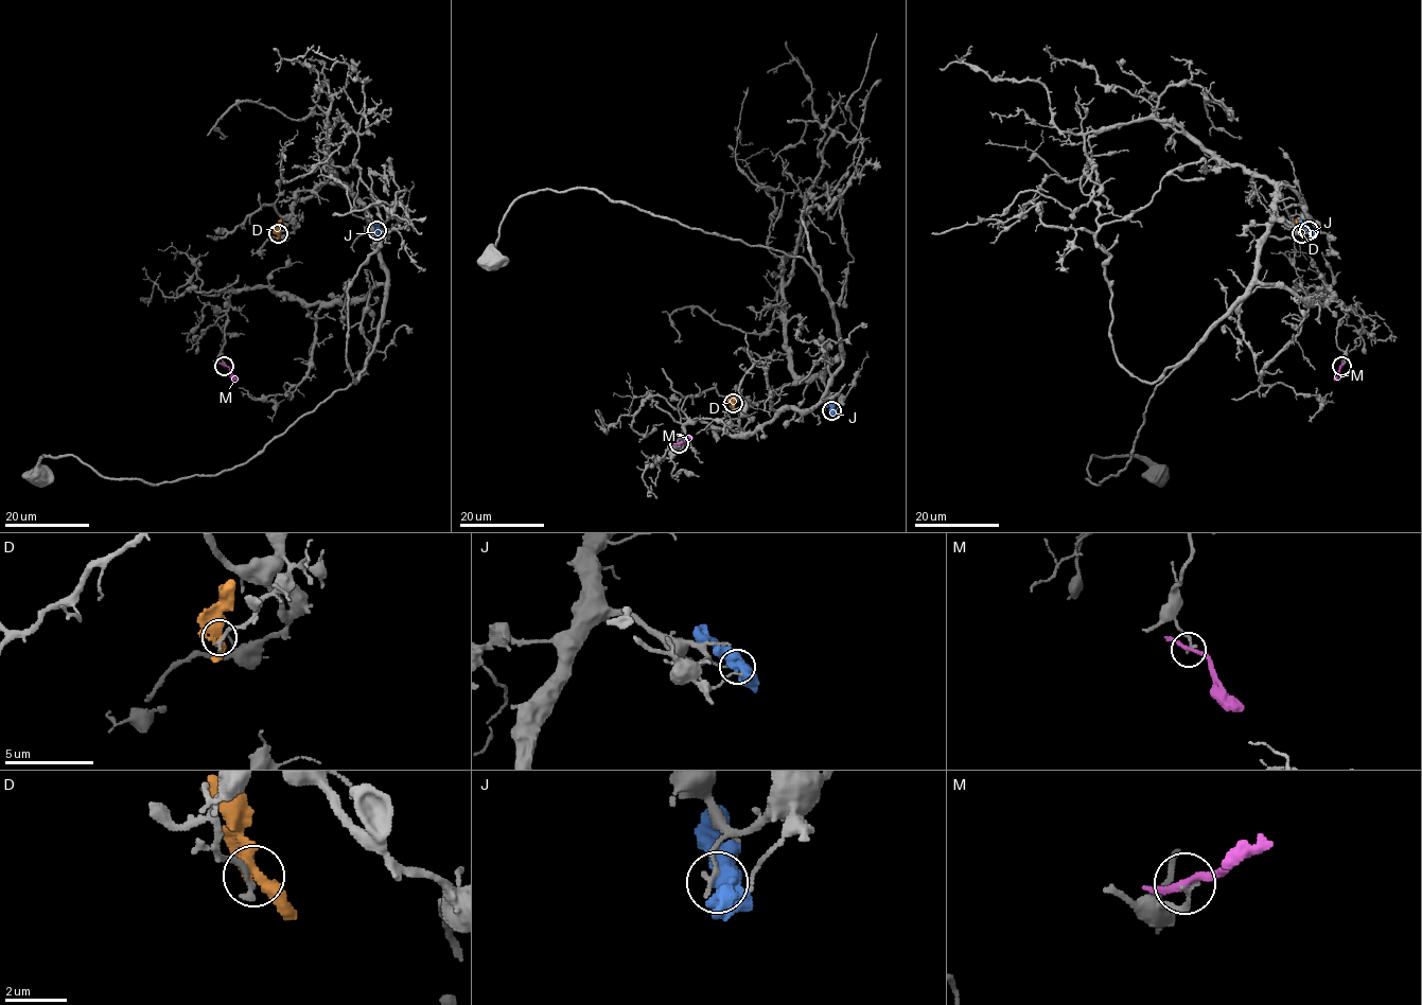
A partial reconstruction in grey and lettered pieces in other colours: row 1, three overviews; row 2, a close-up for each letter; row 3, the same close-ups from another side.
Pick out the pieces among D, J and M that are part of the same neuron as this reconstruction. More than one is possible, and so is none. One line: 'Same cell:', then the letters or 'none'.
Same cell: D

